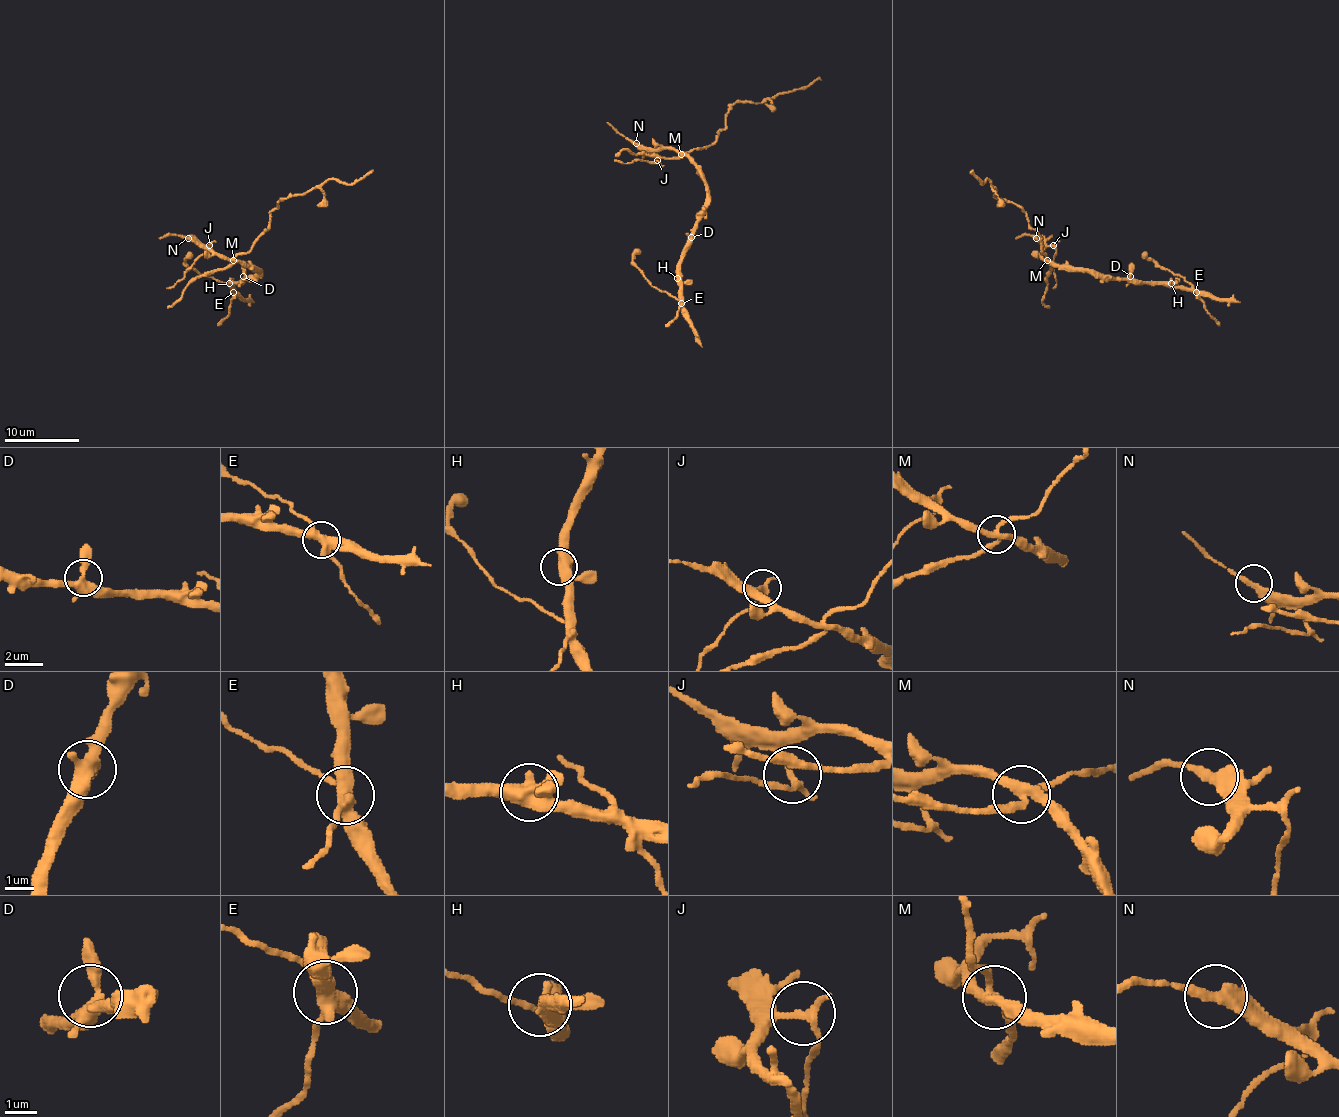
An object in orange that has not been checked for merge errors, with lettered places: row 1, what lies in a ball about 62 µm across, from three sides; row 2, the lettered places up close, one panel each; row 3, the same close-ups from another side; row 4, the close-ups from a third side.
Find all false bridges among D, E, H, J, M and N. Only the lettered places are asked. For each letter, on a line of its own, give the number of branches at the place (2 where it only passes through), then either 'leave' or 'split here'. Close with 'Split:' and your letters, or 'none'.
D: 4 | leave
E: 4 | split here
H: 4 | leave
J: 3 | split here
M: 4 | split here
N: 2 | leave
Split: E, J, M

